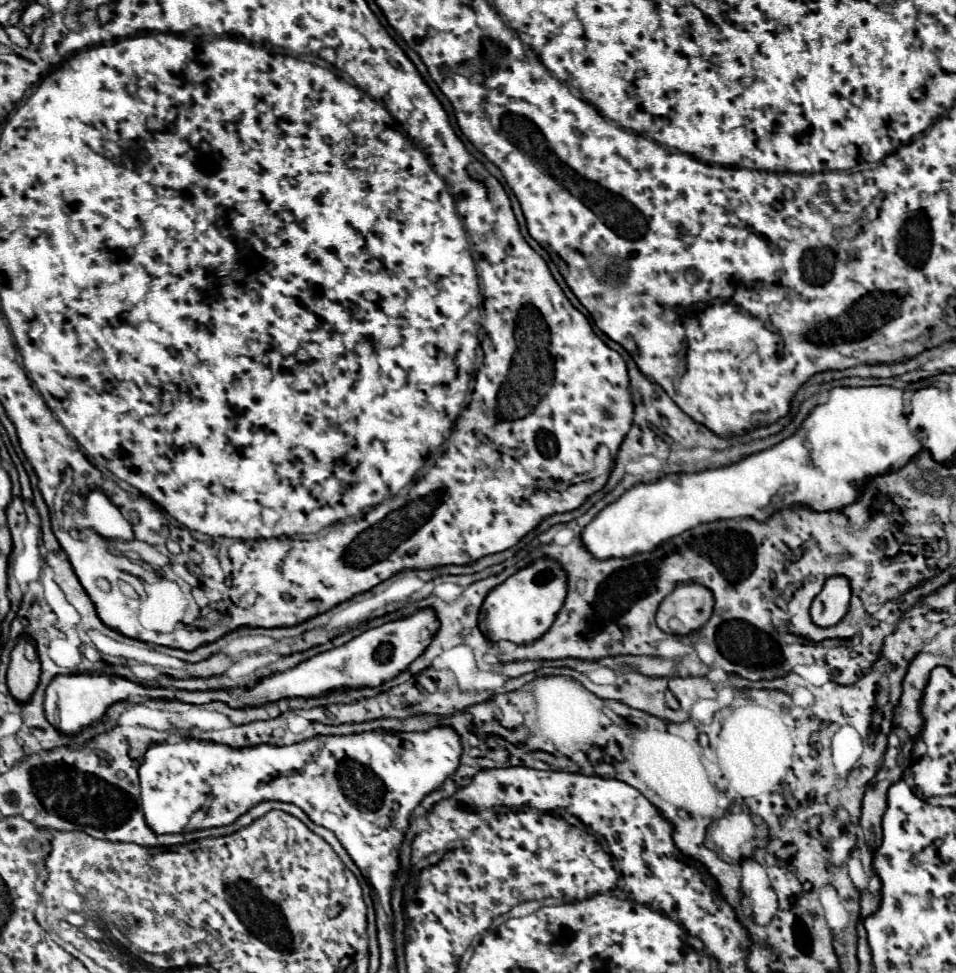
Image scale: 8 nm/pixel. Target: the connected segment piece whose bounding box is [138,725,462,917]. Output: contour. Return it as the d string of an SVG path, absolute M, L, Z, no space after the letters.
M448 725L432 727L428 731L414 731L414 733L388 733L388 731L380 729L380 731L364 731L364 733L354 733L354 735L316 735L312 739L306 739L304 743L294 743L294 745L286 745L286 747L260 743L260 745L254 745L254 747L236 749L236 747L230 747L230 745L224 745L224 743L212 743L212 741L202 741L202 739L192 739L192 737L180 739L180 741L172 739L172 741L164 741L164 743L152 743L148 747L142 763L140 763L140 769L138 769L138 775L140 775L140 807L148 827L154 833L186 833L186 831L194 831L194 829L230 825L232 821L236 821L242 813L246 813L250 807L254 807L260 801L290 801L290 803L296 803L316 825L322 825L322 827L334 831L334 835L340 839L340 843L344 845L344 849L352 857L352 861L360 867L360 873L376 889L384 911L392 917L390 889L392 889L392 883L394 883L394 873L398 869L398 849L400 849L402 837L408 829L410 813L428 793L436 791L446 781L446 777L450 777L456 771L460 755L462 755L460 735L456 733L454 727L448 727Z

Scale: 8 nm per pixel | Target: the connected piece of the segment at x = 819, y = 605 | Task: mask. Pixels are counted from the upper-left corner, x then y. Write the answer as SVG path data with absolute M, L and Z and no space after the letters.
M844 575L828 577L822 591L816 597L816 603L810 609L812 621L820 627L836 625L848 611L850 595L850 583L848 579L844 579Z

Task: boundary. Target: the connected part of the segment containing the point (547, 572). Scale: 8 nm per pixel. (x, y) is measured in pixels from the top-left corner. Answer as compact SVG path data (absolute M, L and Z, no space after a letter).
M540 557L528 567L510 575L504 583L496 585L482 609L480 609L480 631L492 639L508 639L512 643L530 643L542 637L556 619L556 613L562 609L568 595L568 575L556 559Z

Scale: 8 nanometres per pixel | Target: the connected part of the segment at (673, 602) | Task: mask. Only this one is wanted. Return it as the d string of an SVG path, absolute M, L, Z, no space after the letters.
M678 583L658 607L656 623L670 635L688 635L712 615L714 595L700 583Z

